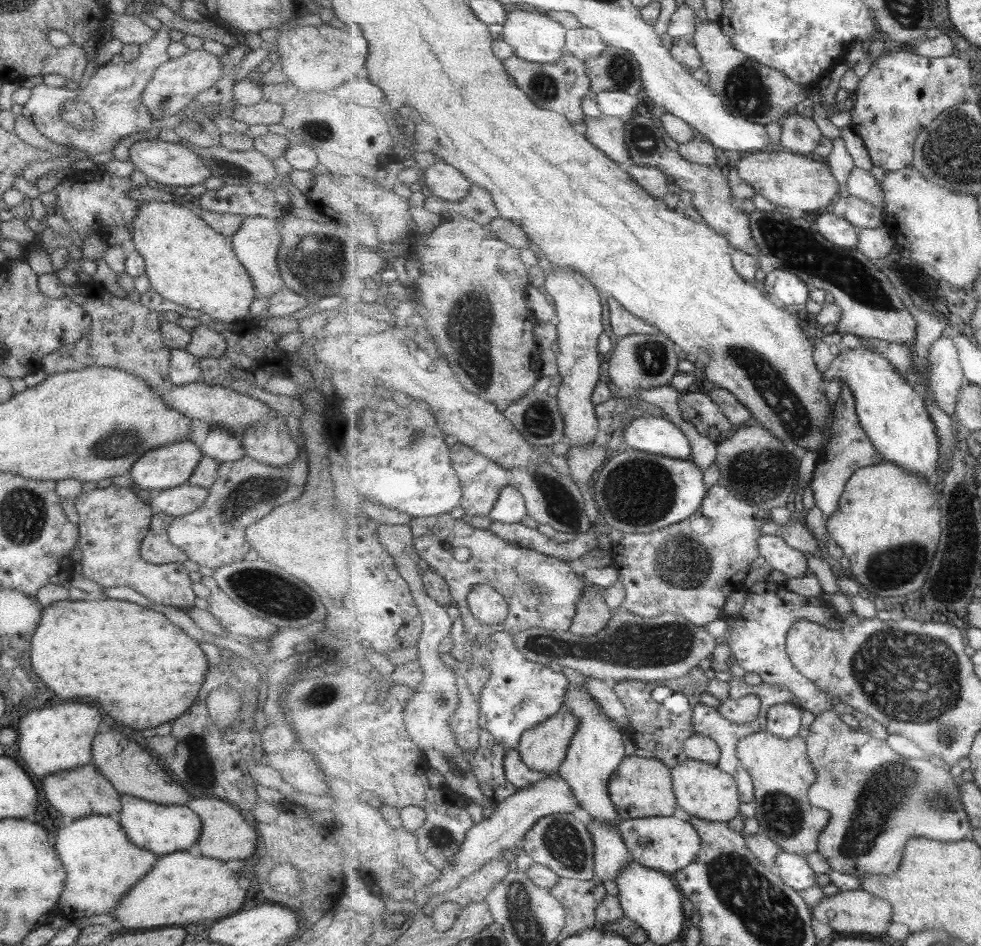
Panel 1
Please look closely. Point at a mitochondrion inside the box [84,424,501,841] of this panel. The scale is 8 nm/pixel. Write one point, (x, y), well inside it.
(258, 588)

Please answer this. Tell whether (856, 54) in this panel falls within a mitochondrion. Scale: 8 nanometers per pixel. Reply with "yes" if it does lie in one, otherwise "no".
no

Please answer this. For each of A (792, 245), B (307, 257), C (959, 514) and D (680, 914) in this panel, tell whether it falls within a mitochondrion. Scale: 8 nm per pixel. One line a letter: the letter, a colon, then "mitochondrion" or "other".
A: mitochondrion
B: mitochondrion
C: mitochondrion
D: other

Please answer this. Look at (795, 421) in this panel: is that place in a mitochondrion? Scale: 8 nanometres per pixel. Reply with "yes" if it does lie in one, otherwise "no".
yes

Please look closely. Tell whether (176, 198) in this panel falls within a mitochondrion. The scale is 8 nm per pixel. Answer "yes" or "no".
no

